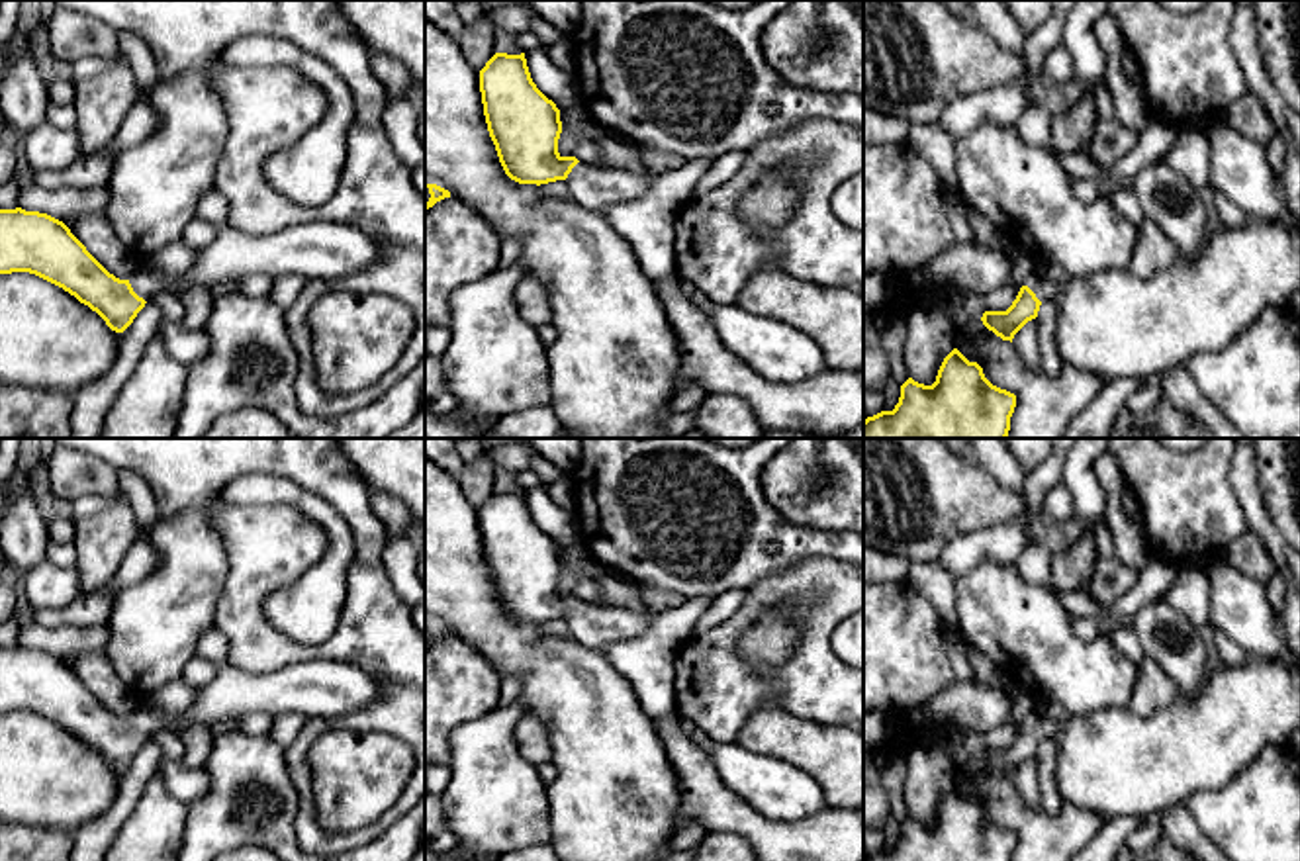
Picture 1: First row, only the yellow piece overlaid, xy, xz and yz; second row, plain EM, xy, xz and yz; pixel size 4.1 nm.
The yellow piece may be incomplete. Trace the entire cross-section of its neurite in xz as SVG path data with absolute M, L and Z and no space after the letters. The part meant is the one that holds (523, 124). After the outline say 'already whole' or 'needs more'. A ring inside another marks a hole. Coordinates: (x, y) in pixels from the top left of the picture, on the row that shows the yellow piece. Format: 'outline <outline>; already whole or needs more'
outline M495 53L480 70L480 92L489 137L505 174L519 184L566 180L570 198L601 211L646 194L654 172L632 174L591 166L558 153L560 110L533 82L525 53Z; needs more

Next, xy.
outline M0 209L0 274L35 274L96 311L123 333L157 294L188 286L209 288L255 274L339 280L376 260L376 243L347 223L302 223L272 235L247 235L229 223L200 250L196 264L166 280L137 272L131 280L110 274L70 233L39 211Z; needs more

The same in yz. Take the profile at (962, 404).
outline M953 348L942 362L936 382L924 385L908 378L893 411L863 421L863 438L1006 438L1016 395L993 385L977 362Z; already whole

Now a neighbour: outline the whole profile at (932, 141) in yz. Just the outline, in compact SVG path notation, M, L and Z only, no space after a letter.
M940 121L928 125L912 125L906 143L922 155L938 174L946 192L959 192L955 174L955 137L950 135Z

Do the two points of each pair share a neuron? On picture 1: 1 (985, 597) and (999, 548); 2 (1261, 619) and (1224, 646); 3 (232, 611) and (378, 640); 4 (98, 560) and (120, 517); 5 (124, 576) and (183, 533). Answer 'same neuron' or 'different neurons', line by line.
1: different neurons
2: different neurons
3: same neuron
4: same neuron
5: different neurons

